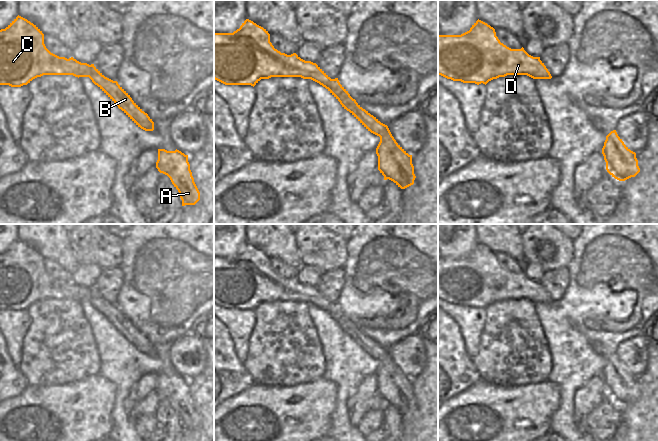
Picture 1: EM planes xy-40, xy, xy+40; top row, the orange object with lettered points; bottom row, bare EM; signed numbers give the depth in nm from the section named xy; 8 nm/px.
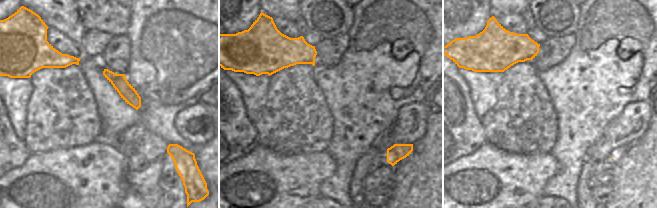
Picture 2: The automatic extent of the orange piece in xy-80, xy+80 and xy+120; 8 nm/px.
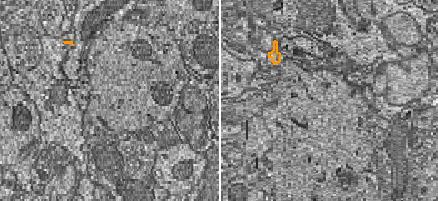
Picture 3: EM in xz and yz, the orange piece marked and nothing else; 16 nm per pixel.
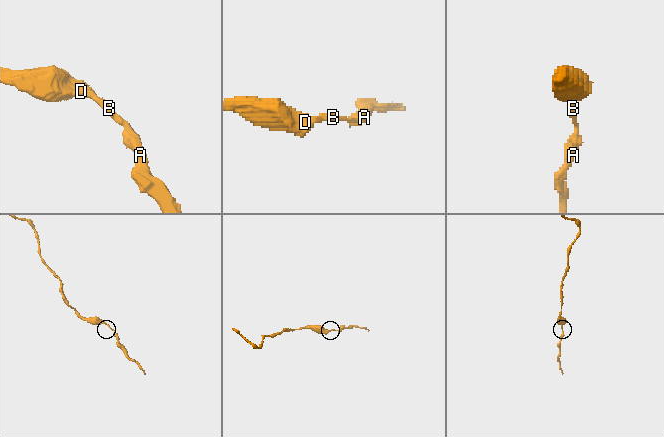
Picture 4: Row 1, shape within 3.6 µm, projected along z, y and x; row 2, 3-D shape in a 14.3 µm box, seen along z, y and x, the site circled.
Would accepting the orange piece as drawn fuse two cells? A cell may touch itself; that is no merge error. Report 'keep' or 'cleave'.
keep

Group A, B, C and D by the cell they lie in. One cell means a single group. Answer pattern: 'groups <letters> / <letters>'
groups A B C D

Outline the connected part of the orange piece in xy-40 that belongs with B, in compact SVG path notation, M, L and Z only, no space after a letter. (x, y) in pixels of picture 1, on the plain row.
M17 240L5 253L0 254L0 309L21 311L43 299L73 299L89 301L138 351L154 354L154 346L118 308L105 301L94 288L81 287L73 281L67 283L51 277L44 268L44 258L27 243Z

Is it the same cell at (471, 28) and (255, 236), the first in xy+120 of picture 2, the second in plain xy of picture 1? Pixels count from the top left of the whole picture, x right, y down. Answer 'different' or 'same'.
different

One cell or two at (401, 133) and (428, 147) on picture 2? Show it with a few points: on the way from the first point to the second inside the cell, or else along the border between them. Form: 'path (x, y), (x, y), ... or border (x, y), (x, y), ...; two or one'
border (426, 119), (426, 132), (413, 144); two

